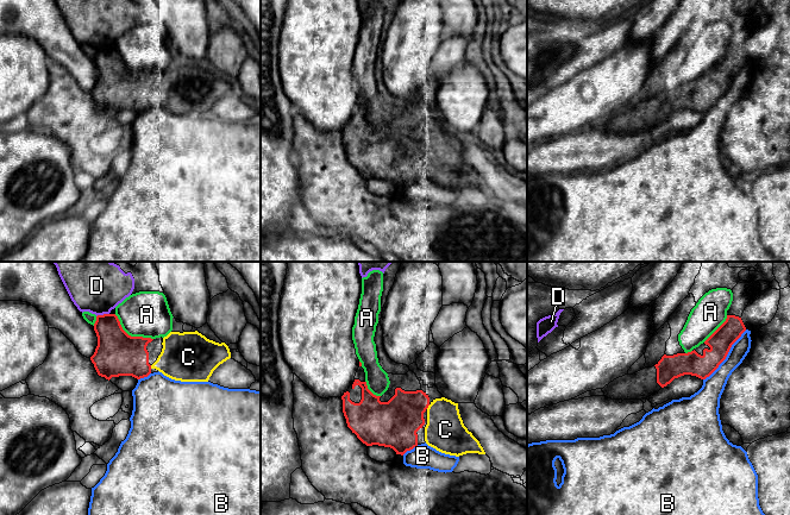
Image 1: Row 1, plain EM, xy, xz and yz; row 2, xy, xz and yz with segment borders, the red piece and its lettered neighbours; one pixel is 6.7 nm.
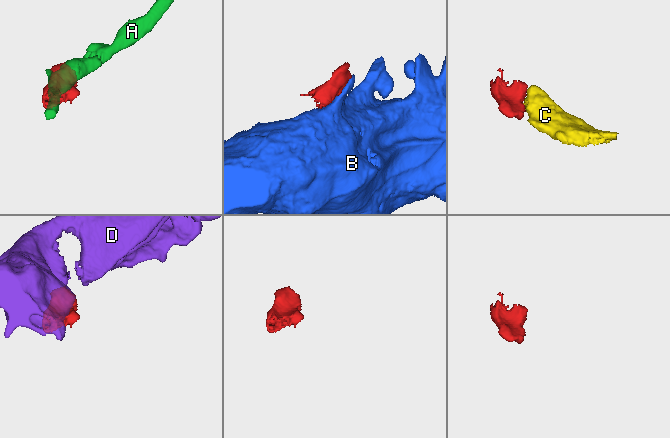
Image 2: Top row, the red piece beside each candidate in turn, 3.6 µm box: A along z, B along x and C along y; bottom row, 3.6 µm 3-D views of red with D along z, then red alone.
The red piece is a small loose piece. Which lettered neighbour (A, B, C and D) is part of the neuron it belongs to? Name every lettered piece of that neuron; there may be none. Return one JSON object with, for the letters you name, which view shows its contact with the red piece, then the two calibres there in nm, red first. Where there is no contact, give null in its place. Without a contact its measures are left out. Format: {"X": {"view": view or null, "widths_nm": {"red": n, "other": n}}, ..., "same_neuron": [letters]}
{"C": {"view": "xz", "widths_nm": {"red": 300, "other": 260}}, "same_neuron": ["C"]}

